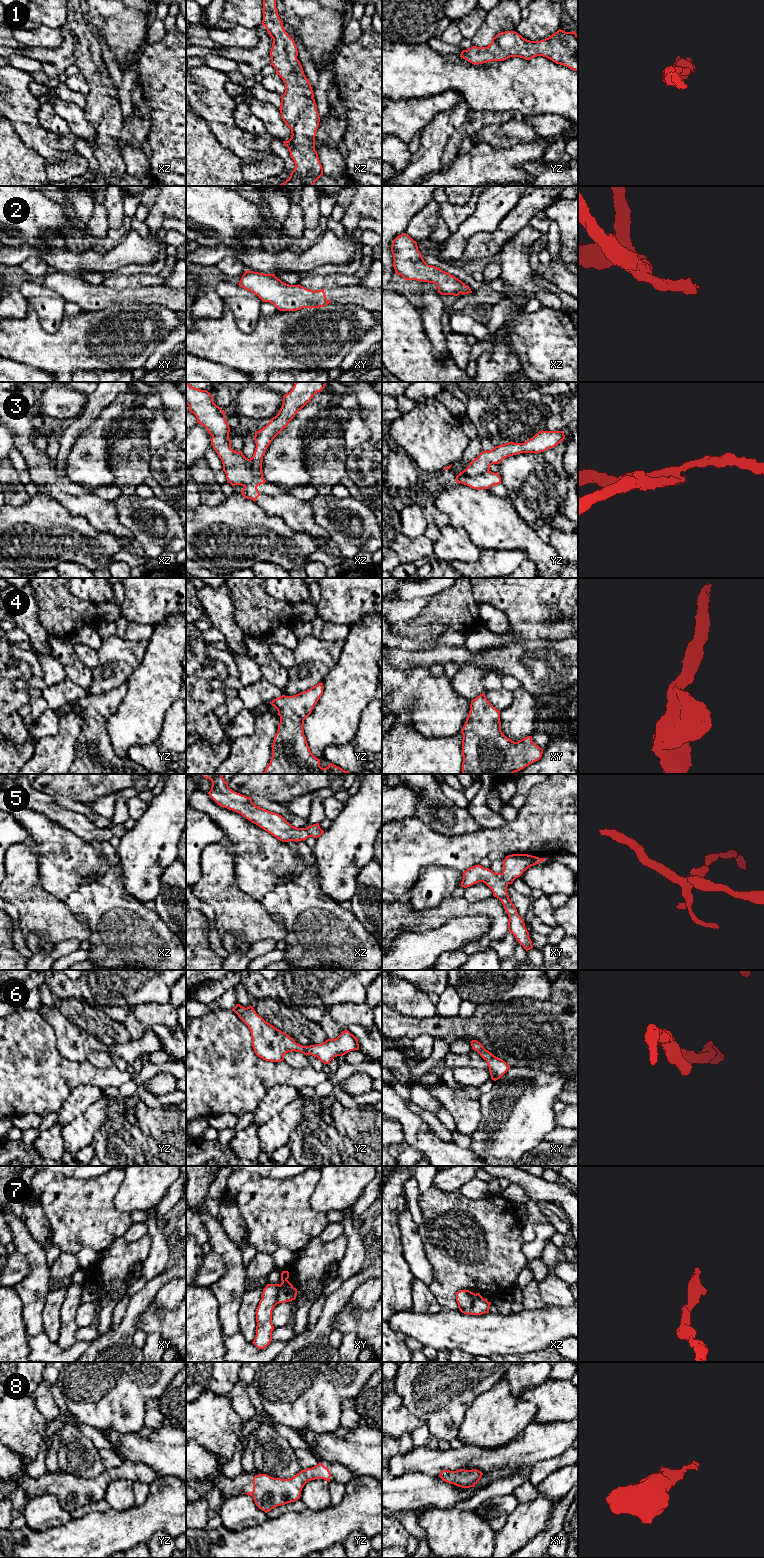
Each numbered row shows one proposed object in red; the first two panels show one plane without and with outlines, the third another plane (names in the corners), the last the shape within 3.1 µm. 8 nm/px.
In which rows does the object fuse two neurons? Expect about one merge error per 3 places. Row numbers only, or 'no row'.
3, 7

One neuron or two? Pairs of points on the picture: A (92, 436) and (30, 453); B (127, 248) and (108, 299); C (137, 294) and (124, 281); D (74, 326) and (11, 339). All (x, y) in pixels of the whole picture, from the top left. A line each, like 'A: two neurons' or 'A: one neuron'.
A: two neurons
B: two neurons
C: two neurons
D: one neuron

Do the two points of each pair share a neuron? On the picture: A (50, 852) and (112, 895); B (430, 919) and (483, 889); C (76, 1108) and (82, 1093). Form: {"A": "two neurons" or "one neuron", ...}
{"A": "one neuron", "B": "two neurons", "C": "one neuron"}

